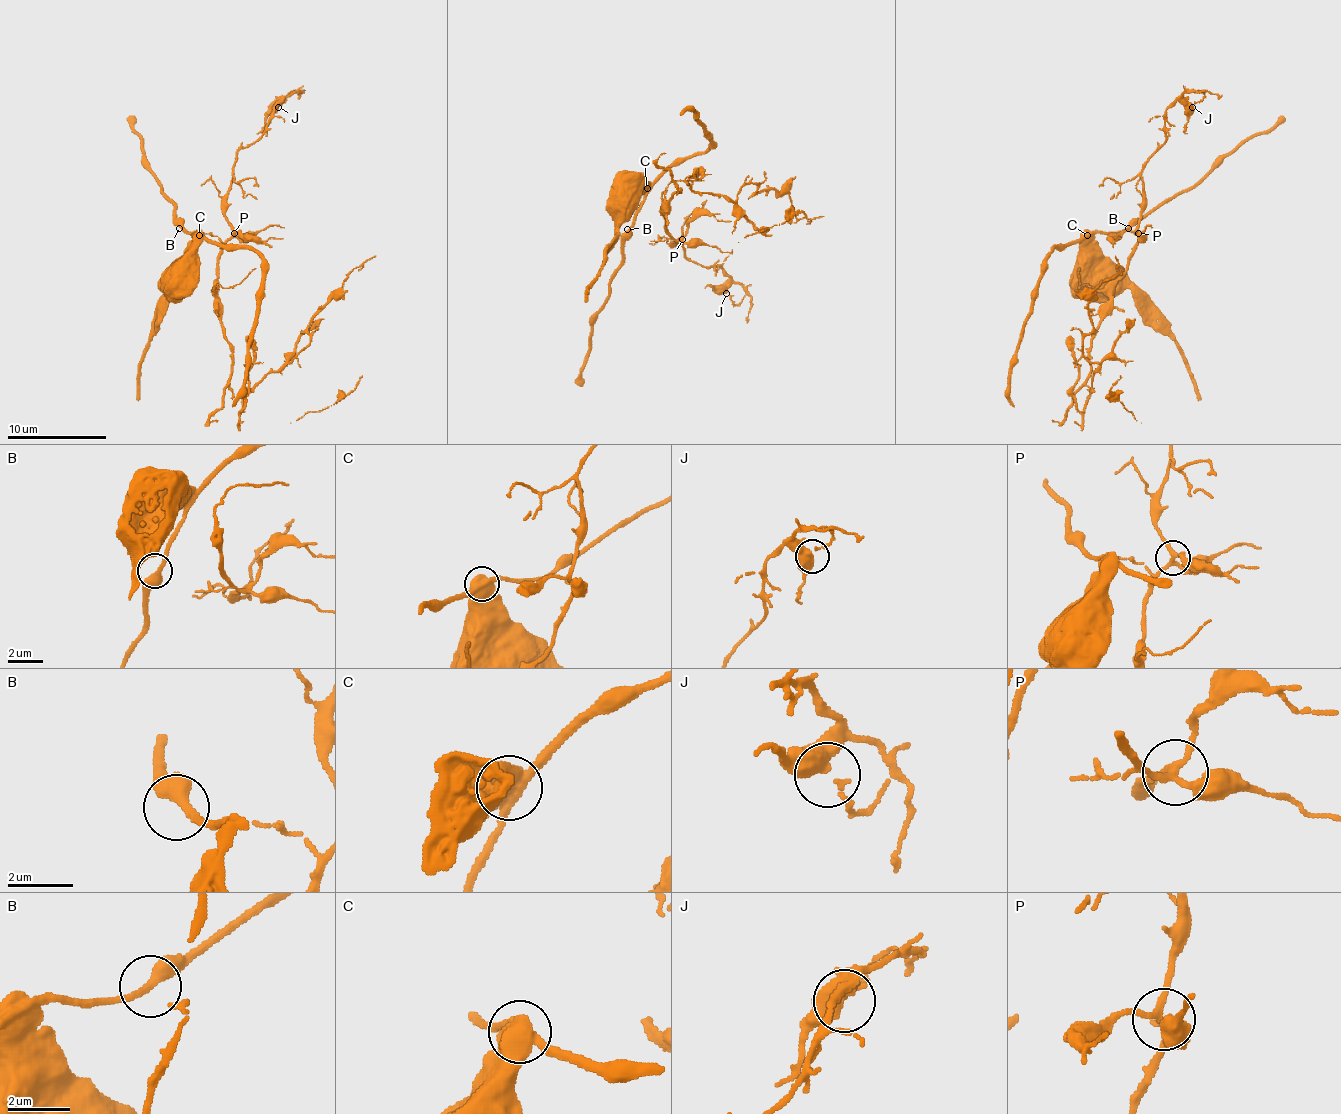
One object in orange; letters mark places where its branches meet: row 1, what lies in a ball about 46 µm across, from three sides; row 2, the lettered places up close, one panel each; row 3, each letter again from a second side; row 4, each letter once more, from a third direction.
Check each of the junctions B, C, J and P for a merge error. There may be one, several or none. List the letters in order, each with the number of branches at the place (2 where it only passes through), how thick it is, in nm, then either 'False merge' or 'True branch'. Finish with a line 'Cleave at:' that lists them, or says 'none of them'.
B: Branches: 2. Thickness 400 nm. True branch
C: Branches: 3. Thickness 550 nm. False merge
J: Branches: 2. Thickness 480 nm. True branch
P: Branches: 4. Thickness 220 nm. True branch
Cleave at: C

